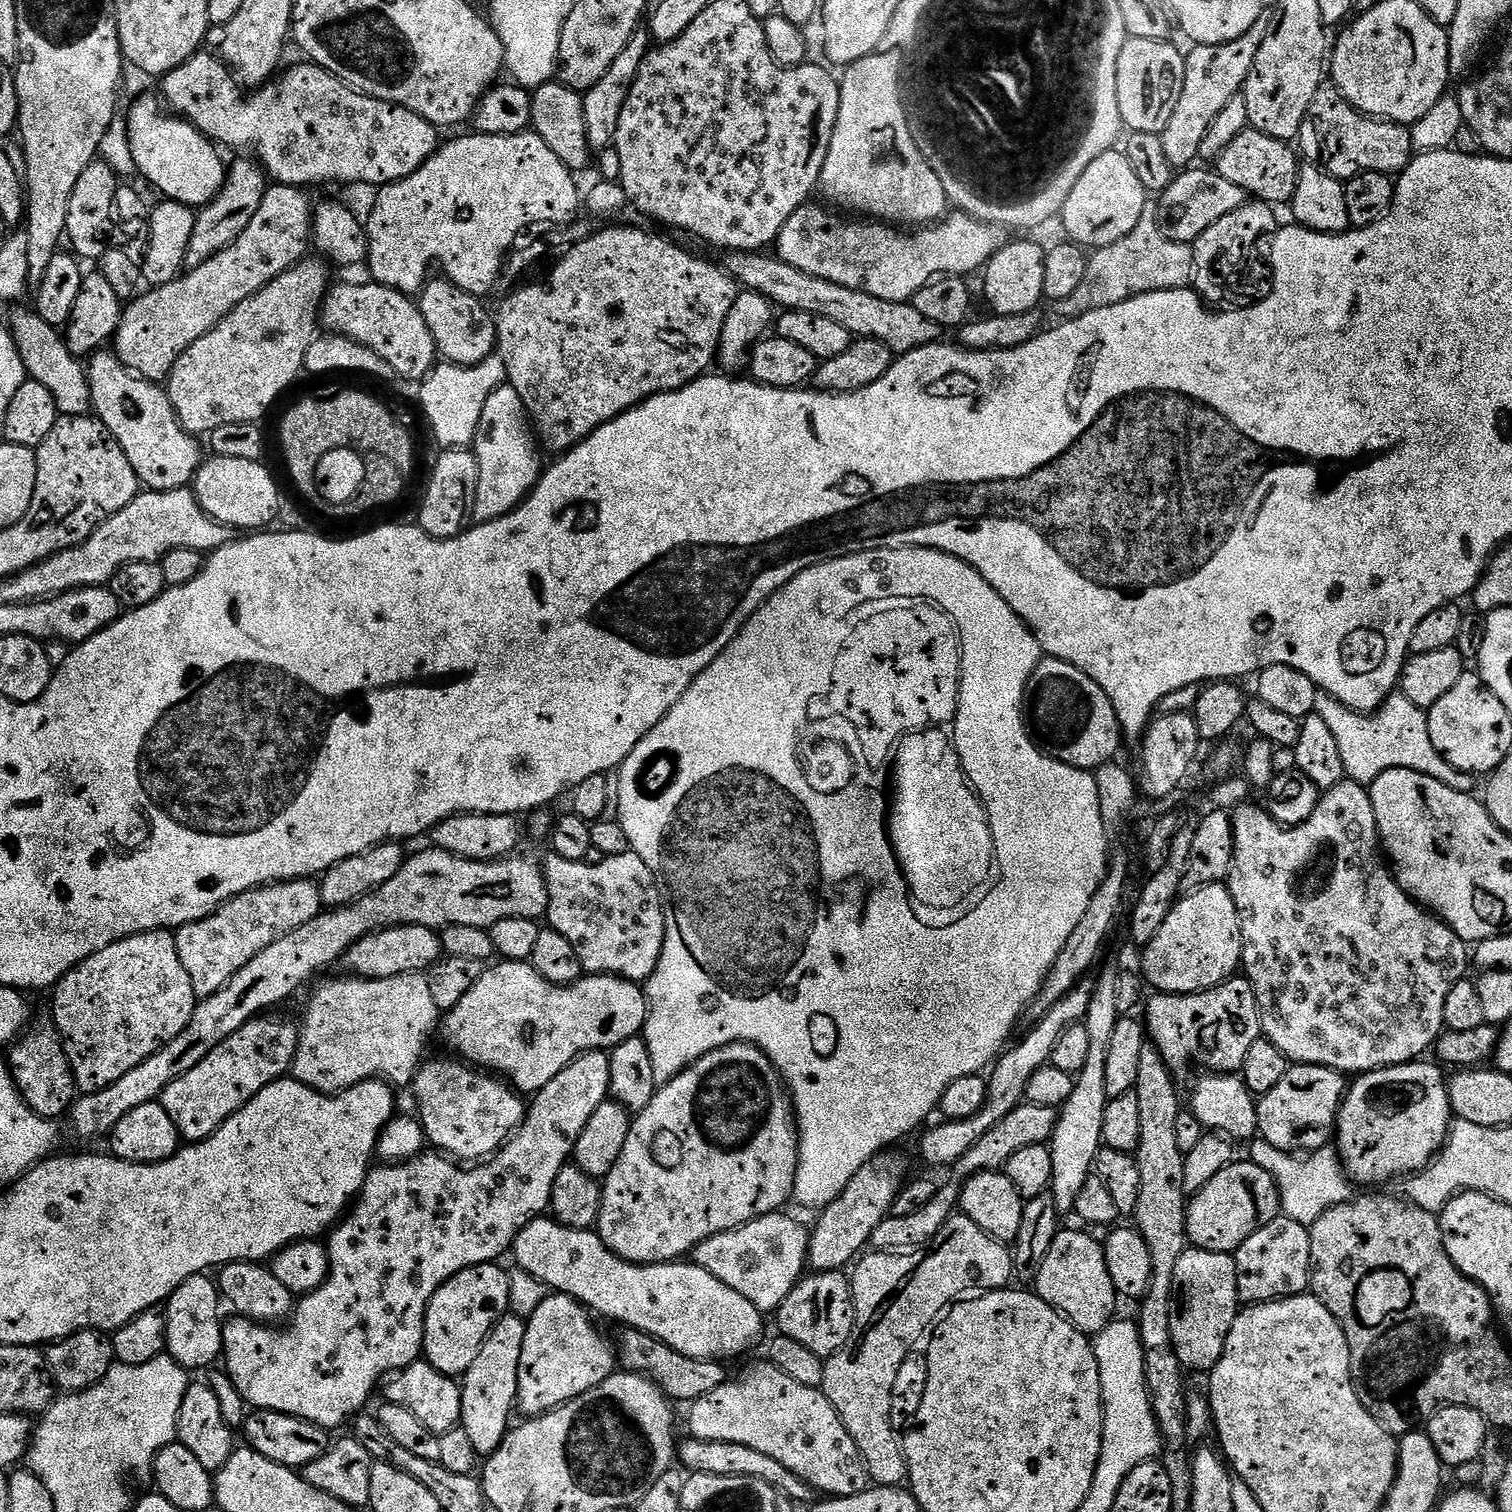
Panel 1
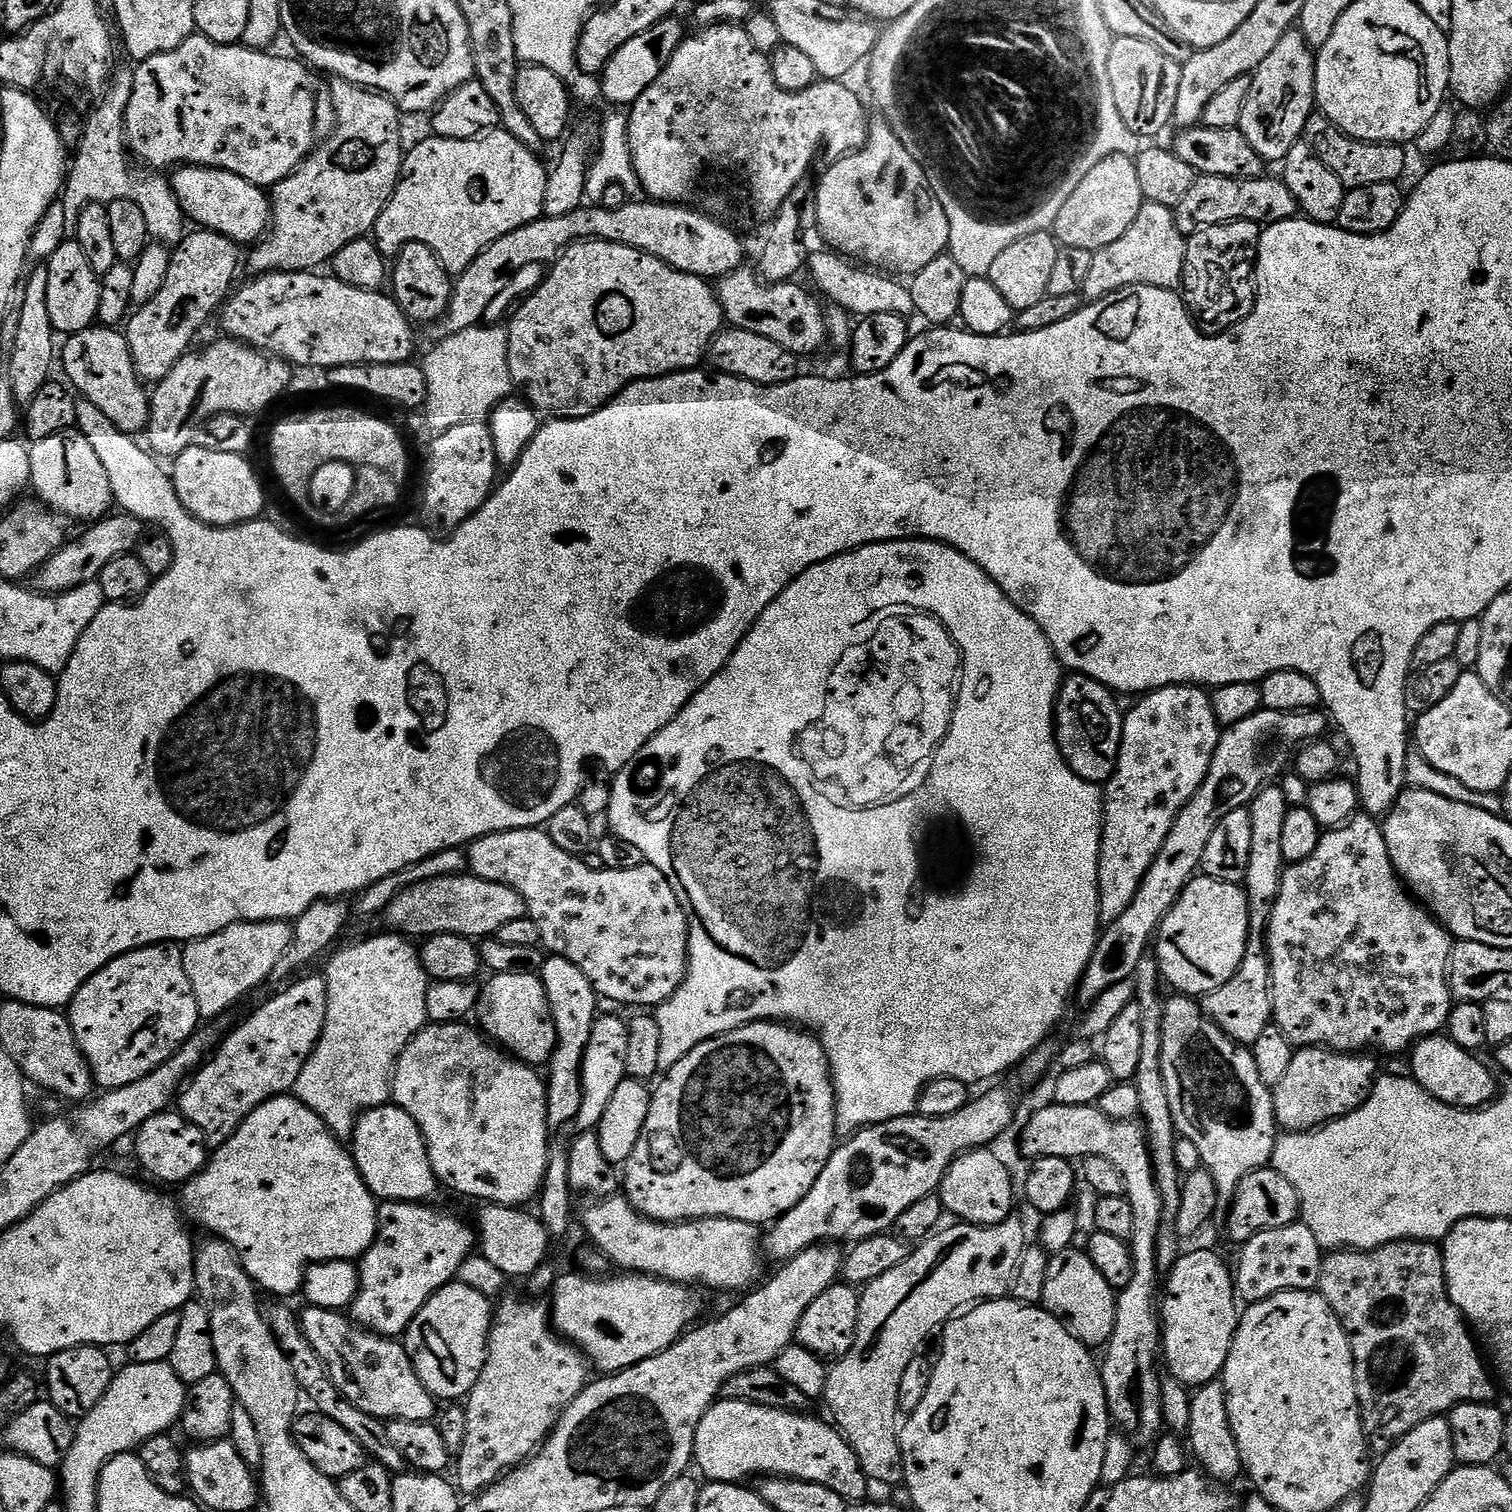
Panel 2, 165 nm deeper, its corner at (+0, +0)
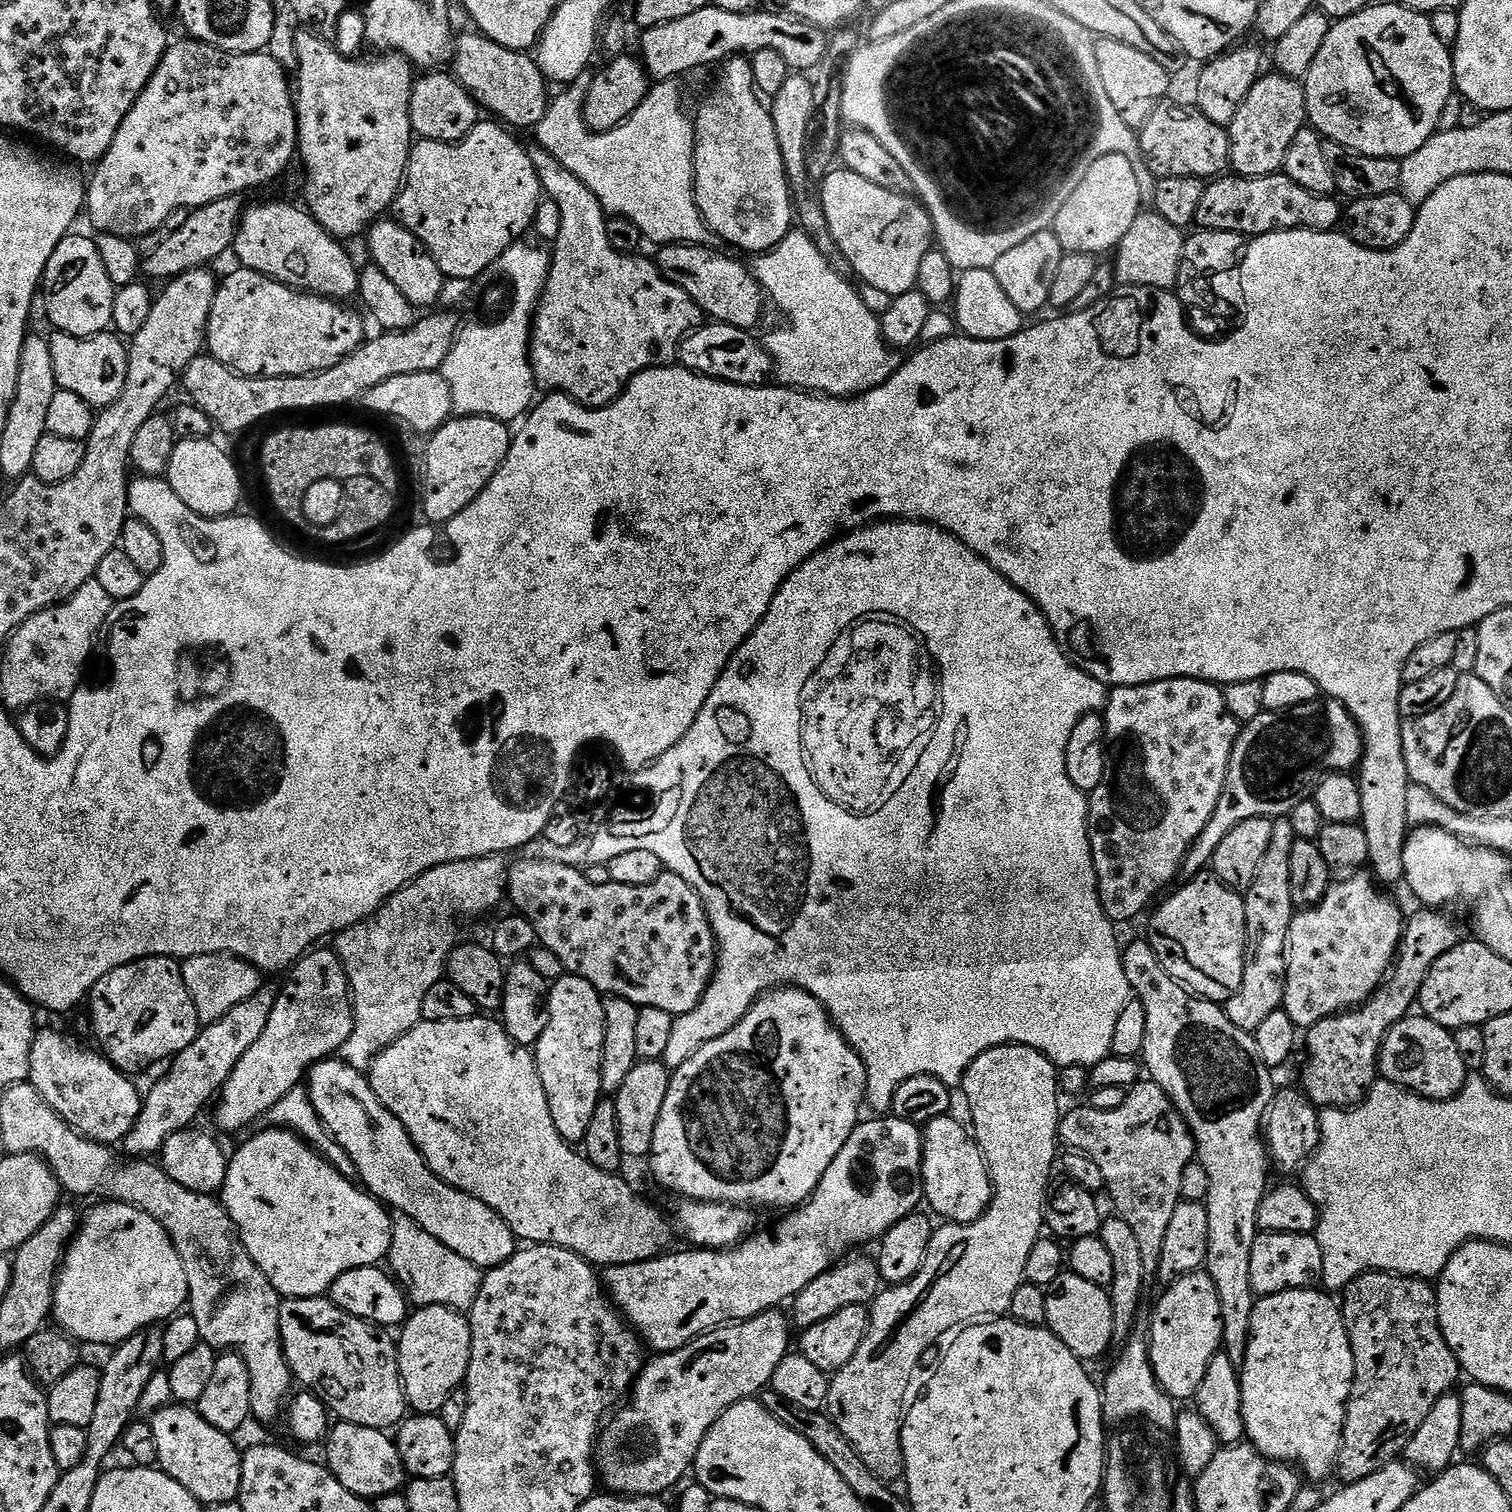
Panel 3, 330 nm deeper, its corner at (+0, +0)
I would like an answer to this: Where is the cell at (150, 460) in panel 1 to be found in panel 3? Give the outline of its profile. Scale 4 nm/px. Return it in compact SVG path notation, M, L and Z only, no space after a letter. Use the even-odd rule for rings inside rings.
M111 331L100 332L96 336L56 332L53 337L48 340L48 345L50 358L54 358L57 389L65 388L70 390L70 394L78 394L78 398L91 404L93 409L109 408L118 394L122 394L122 386L126 386L128 349L125 341Z

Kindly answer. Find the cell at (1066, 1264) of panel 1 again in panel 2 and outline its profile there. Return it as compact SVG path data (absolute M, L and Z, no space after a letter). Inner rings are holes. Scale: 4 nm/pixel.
M1073 1246L1055 1253L1049 1259L1046 1270L1046 1290L1042 1301L1043 1307L1054 1314L1078 1338L1078 1342L1096 1350L1107 1345L1110 1334L1114 1334L1114 1314L1116 1313L1117 1289L1102 1278L1098 1266L1090 1262L1087 1251Z

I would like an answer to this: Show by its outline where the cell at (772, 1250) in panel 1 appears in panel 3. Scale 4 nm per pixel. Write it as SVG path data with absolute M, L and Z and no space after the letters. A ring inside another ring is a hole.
M477 1014L462 1022L421 1020L409 1032L402 1034L402 1038L398 1038L390 1045L373 1062L366 1075L374 1094L382 1102L382 1106L386 1106L386 1110L390 1110L390 1114L394 1114L394 1118L398 1118L398 1122L402 1122L402 1126L406 1126L414 1146L420 1151L432 1173L438 1178L442 1178L442 1182L446 1182L451 1188L457 1188L478 1198L478 1202L486 1202L486 1206L490 1206L490 1210L498 1213L506 1222L506 1226L510 1226L517 1241L527 1242L532 1246L553 1244L556 1248L565 1248L578 1254L593 1266L603 1266L604 1268L613 1268L615 1264L633 1264L643 1260L655 1260L669 1247L667 1244L672 1240L672 1232L674 1236L674 1228L670 1220L670 1225L668 1225L667 1218L654 1205L647 1204L623 1180L623 1175L598 1170L598 1166L594 1166L588 1161L573 1145L567 1144L562 1138L562 1134L558 1134L558 1129L554 1126L554 1118L550 1118L550 1102L546 1102L546 1090L542 1090L542 1078L538 1078L535 1055L525 1045L514 1042L514 1038L510 1038L510 1034L504 1029L504 1025L499 1019Z

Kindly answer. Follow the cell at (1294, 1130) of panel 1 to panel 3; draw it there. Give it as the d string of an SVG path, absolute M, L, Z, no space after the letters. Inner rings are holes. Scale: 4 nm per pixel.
M1420 910L1417 916L1409 915L1396 963L1372 999L1339 1016L1322 1018L1322 1022L1307 1029L1308 1061L1304 1064L1302 1091L1317 1109L1355 1108L1368 1099L1378 1079L1380 1044L1388 1031L1413 1011L1420 999L1422 982L1426 982L1426 974L1430 974L1430 966L1434 966L1446 950L1454 950L1461 942L1460 928L1448 916L1451 915L1440 910Z

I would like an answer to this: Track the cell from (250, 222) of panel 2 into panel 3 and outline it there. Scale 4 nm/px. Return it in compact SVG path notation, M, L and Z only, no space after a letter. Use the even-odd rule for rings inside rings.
M256 204L245 207L244 214L240 218L240 226L236 229L236 243L234 245L234 253L240 261L239 267L248 268L251 272L262 274L266 278L276 280L280 284L285 284L287 288L295 288L301 292L311 292L314 296L327 296L329 300L337 302L347 301L347 296L355 297L360 291L360 274L358 271L358 264L348 257L348 252L344 249L345 245L337 240L335 236L331 236L326 229L320 227L319 222L310 215L303 207L295 208L292 204Z

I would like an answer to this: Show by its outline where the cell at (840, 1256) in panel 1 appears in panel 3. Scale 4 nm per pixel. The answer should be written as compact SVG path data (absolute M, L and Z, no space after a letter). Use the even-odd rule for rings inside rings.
M773 1310L749 1320L726 1324L696 1337L676 1352L653 1355L653 1360L651 1357L637 1376L626 1403L615 1409L614 1415L599 1433L594 1449L599 1483L603 1487L605 1484L609 1493L621 1496L660 1496L670 1491L687 1472L689 1475L704 1435L711 1430L714 1422L718 1422L720 1415L730 1406L759 1397L771 1385L778 1362L788 1356L794 1344L794 1332L789 1317L782 1313Z

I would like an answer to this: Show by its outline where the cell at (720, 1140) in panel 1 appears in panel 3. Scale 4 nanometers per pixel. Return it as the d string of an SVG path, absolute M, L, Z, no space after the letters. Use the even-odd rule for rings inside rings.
M777 988L763 996L753 1004L734 1027L722 1038L714 1038L714 1042L706 1042L694 1058L682 1062L680 1068L671 1073L672 1081L666 1090L666 1102L662 1102L662 1114L658 1114L658 1126L654 1126L654 1140L650 1161L656 1180L668 1192L677 1192L684 1200L705 1200L711 1204L738 1204L741 1206L757 1206L765 1204L768 1208L791 1209L799 1206L814 1194L818 1182L830 1170L830 1162L838 1158L838 1150L846 1146L850 1134L861 1123L860 1107L866 1104L868 1091L868 1075L862 1058L848 1045L846 1037L840 1033L828 1011L800 988Z

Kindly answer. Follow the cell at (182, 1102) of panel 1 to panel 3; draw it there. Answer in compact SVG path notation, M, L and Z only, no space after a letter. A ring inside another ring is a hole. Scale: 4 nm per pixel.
M320 946L309 951L296 961L294 967L287 973L288 981L284 984L283 992L276 997L276 1004L270 1010L270 1022L266 1022L266 1030L242 1054L238 1066L226 1078L224 1087L218 1093L215 1101L216 1124L224 1132L240 1132L251 1126L255 1120L259 1121L268 1113L274 1102L282 1102L290 1090L301 1087L307 1077L309 1068L322 1060L335 1057L341 1046L350 1038L354 1030L354 1014L352 1013L352 987L348 985L348 975L342 966L340 956L331 947Z

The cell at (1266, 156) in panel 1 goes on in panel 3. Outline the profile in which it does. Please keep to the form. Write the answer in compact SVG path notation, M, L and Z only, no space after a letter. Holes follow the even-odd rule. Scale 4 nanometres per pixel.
M1165 102L1159 104L1150 114L1150 118L1138 129L1140 138L1140 155L1157 178L1178 178L1179 176L1196 176L1208 182L1229 171L1230 138L1227 128L1218 126L1206 118L1195 106L1179 108L1176 104Z

